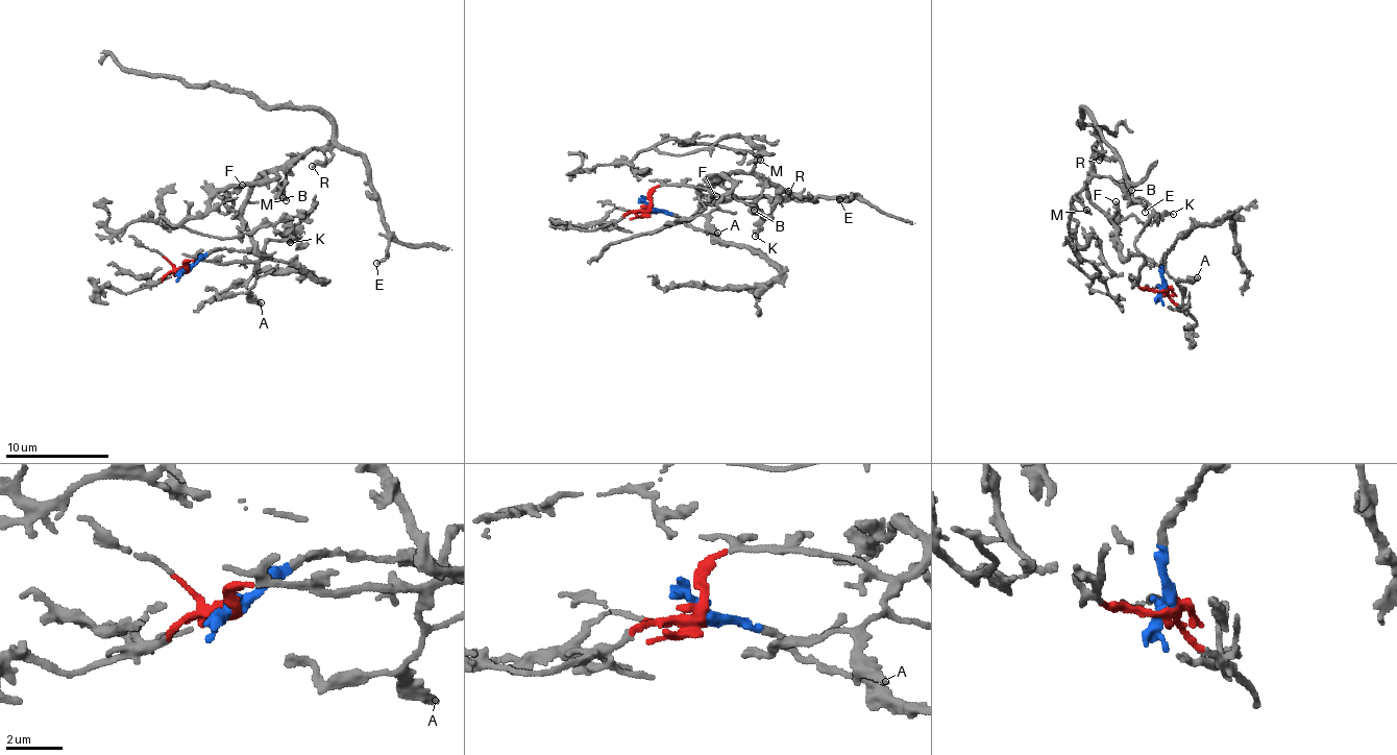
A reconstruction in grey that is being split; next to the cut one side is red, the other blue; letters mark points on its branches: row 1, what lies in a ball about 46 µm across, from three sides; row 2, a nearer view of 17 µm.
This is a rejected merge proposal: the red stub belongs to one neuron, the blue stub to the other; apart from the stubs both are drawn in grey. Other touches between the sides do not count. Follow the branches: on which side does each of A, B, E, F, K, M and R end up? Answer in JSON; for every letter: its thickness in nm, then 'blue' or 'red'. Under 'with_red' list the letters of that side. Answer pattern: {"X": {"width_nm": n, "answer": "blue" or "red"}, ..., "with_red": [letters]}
{"A": {"width_nm": 340, "answer": "red"}, "B": {"width_nm": 340, "answer": "red"}, "E": {"width_nm": 200, "answer": "red"}, "F": {"width_nm": 320, "answer": "red"}, "K": {"width_nm": 280, "answer": "red"}, "M": {"width_nm": 180, "answer": "red"}, "R": {"width_nm": 280, "answer": "red"}, "with_red": ["A", "B", "E", "F", "K", "M", "R"]}

